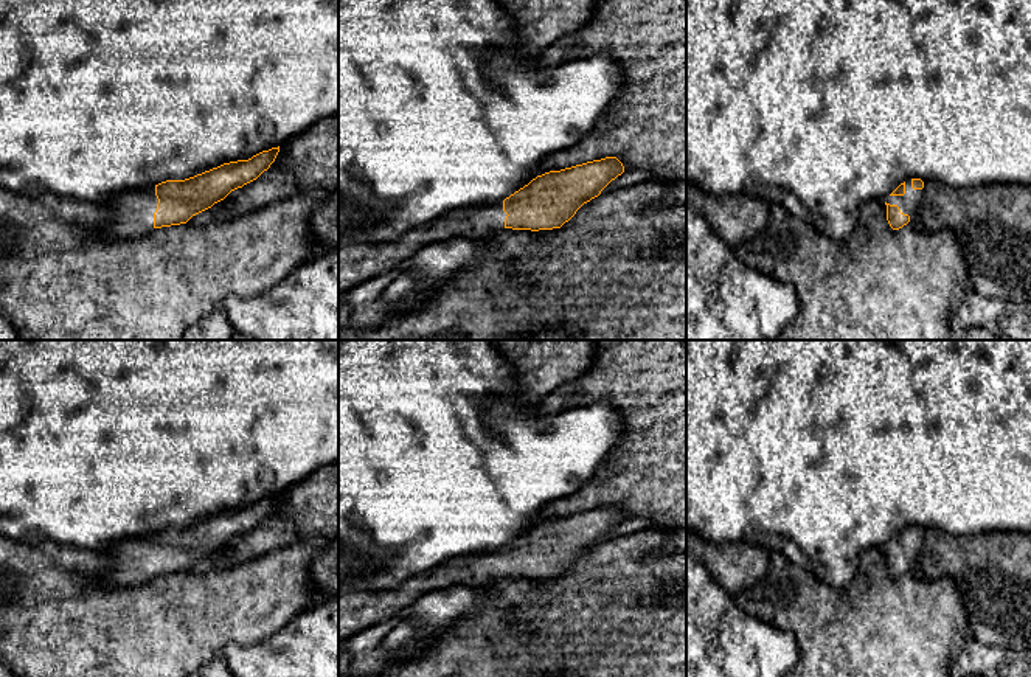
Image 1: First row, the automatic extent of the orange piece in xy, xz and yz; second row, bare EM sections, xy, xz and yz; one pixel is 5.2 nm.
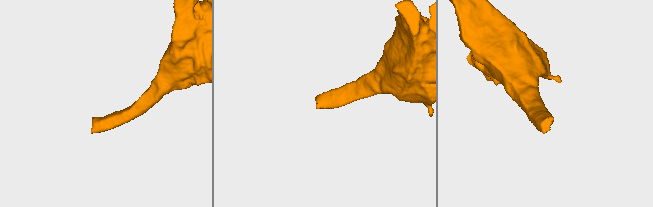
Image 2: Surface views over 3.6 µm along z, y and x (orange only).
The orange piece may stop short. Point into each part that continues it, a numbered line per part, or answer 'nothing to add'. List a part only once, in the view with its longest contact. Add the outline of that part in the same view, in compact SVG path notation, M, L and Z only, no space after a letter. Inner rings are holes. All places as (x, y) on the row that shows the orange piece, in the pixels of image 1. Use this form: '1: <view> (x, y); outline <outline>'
1: xy (132, 211); outline M155 186L123 191L102 203L112 214L109 227L112 236L141 236L154 230L154 213L158 203Z

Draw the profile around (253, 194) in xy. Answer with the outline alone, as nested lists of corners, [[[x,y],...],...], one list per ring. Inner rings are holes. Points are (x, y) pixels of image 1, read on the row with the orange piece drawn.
[[[338,116],[289,138],[267,171],[213,207],[225,205],[234,217],[314,191],[328,193],[311,216],[317,248],[338,248]]]

